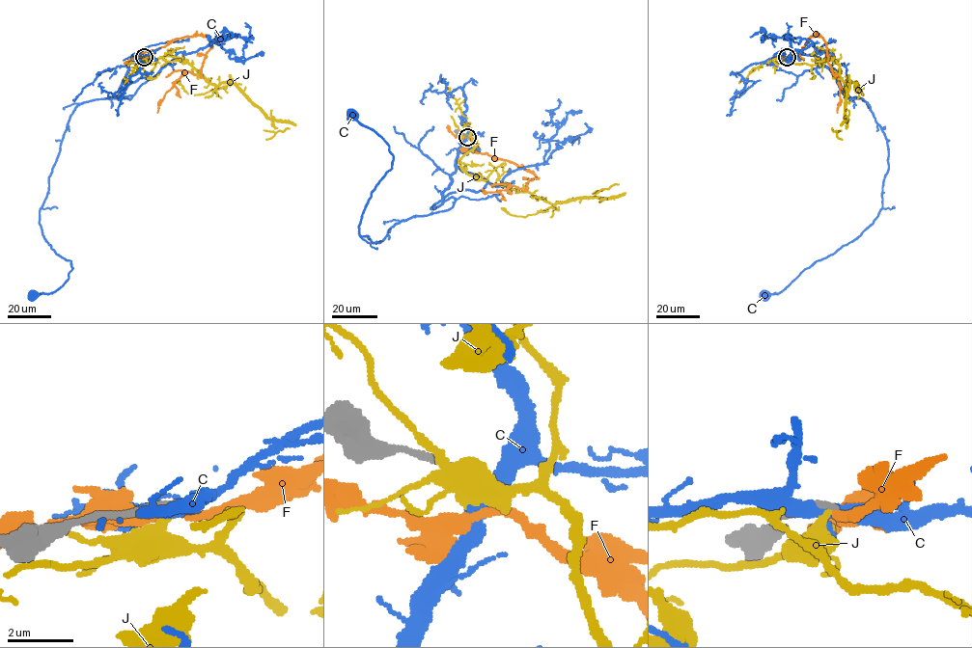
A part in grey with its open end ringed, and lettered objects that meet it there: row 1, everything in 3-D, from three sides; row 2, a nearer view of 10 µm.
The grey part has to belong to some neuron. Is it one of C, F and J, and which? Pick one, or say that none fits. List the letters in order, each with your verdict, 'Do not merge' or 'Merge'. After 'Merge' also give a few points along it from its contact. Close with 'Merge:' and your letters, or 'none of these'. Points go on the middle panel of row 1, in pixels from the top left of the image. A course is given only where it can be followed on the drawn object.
C: Do not merge
F: Do not merge
J: Do not merge
Merge: none of these

